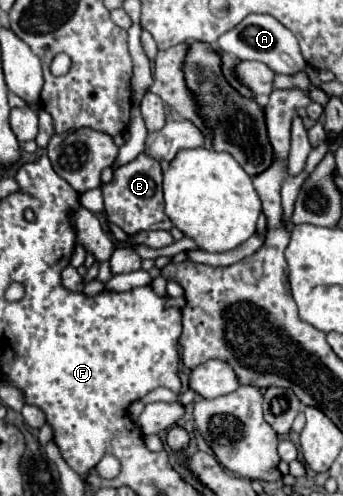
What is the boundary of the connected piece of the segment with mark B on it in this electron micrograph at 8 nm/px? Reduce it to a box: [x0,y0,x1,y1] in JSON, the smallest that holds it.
[103,154,173,234]

